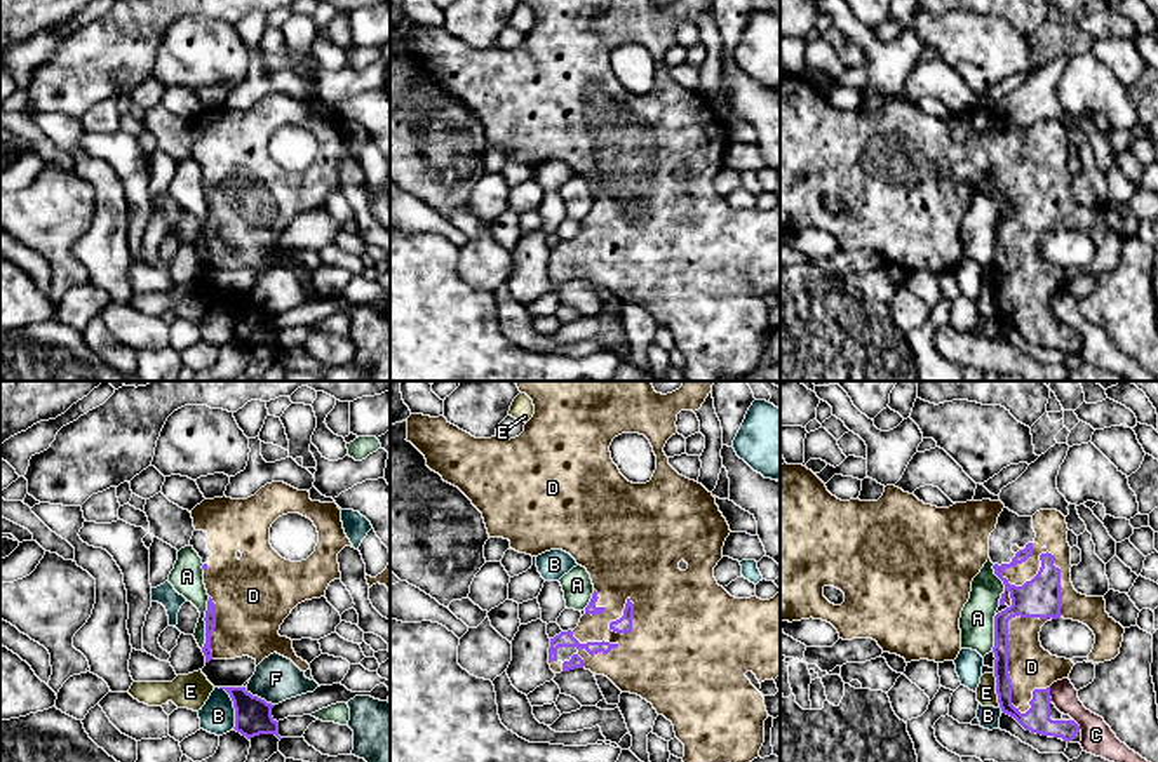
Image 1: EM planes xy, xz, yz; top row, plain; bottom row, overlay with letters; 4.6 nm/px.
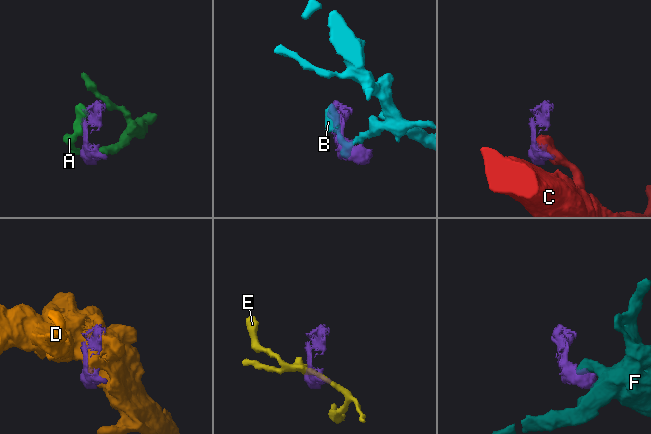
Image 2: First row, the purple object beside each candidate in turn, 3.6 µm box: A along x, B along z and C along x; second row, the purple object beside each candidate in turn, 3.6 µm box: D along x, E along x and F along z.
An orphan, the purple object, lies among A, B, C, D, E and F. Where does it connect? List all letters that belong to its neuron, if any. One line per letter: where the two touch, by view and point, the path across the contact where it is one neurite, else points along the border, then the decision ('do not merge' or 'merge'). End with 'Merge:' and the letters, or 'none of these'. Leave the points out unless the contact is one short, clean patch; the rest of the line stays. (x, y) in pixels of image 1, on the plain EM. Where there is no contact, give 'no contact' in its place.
A: xy (206, 233) | along xy (209, 207), (204, 228), (204, 254), (201, 258) | do not merge
B: xy (234, 315) | along xy (215, 298), (222, 298), (234, 315), (234, 338) | do not merge
C: yz (1049, 305) | do not merge
D: yz (1007, 258) | merge
E: yz (996, 301) | along yz (993, 284), (1000, 317) | do not merge
F: xy (260, 308) | along xy (244, 300), (274, 315) | do not merge
Merge: D

